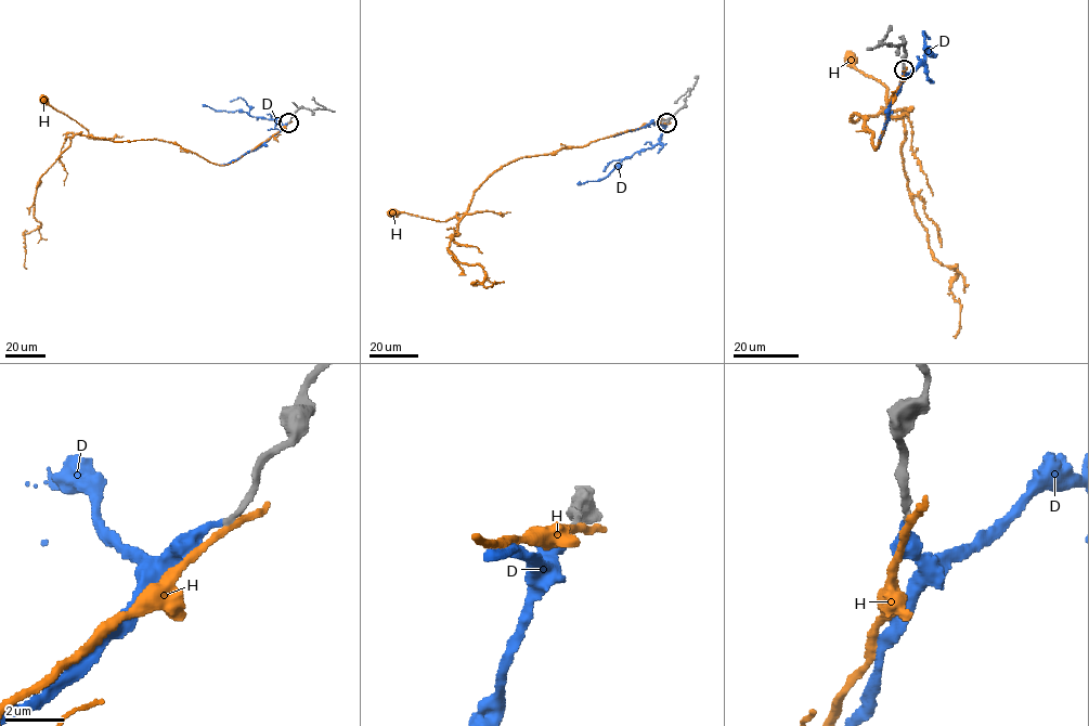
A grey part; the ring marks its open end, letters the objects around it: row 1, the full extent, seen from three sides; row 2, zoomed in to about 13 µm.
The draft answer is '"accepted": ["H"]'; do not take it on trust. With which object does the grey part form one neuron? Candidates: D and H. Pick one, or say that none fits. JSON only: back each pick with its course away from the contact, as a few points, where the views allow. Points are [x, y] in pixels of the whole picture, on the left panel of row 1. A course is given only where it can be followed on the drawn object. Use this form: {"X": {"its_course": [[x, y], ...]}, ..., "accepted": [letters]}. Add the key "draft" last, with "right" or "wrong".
{"D": {"its_course": [[288, 122], [284, 125], [279, 120], [253, 117], [242, 109], [215, 111], [203, 104]]}, "accepted": ["D"], "draft": "wrong"}

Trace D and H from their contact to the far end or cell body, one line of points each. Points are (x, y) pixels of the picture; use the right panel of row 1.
D: (904, 69), (905, 73), (912, 73), (919, 65), (925, 65), (921, 63), (927, 52), (935, 56), (928, 47)
H: (904, 68), (873, 148), (864, 117), (853, 113), (848, 119), (883, 113), (887, 89), (850, 60)

